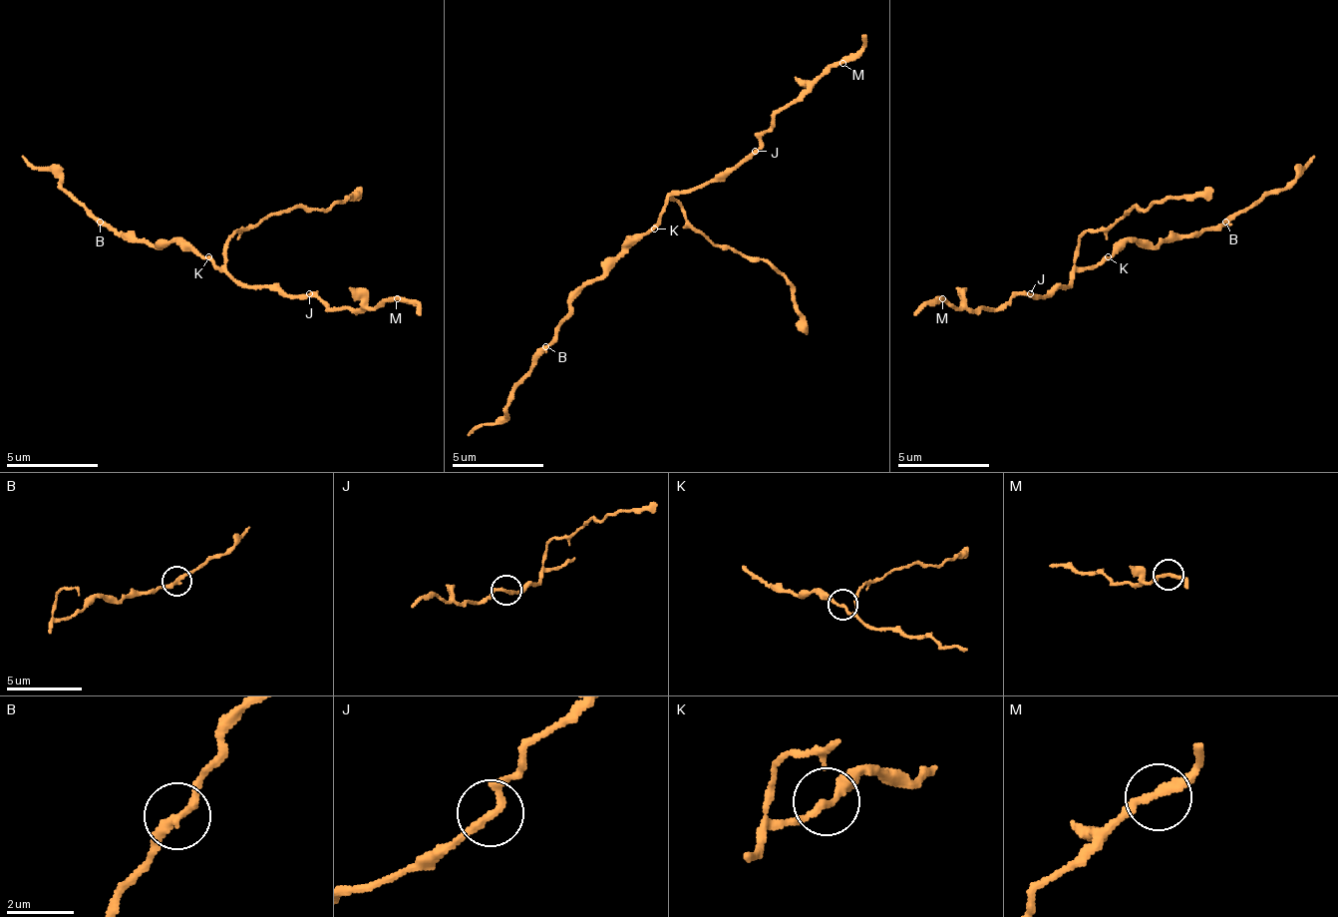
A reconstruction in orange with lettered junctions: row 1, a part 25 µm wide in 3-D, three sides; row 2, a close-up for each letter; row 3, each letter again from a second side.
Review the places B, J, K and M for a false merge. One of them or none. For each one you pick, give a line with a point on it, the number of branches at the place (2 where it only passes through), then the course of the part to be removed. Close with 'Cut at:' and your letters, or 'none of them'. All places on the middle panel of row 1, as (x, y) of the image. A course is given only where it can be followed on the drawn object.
Cut at: none of them

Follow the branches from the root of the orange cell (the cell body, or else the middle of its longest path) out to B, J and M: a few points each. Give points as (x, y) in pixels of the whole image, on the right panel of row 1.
B: (1103, 261), (1121, 252), (1131, 243), (1167, 243), (1171, 238), (1194, 238), (1208, 229), (1217, 229), (1226, 221)
J: (1103, 261), (1098, 265), (1085, 265), (1053, 293), (1030, 293)
M: (1103, 261), (1098, 265), (1085, 265), (1053, 293), (1016, 293), (1002, 307), (952, 307), (942, 298)

